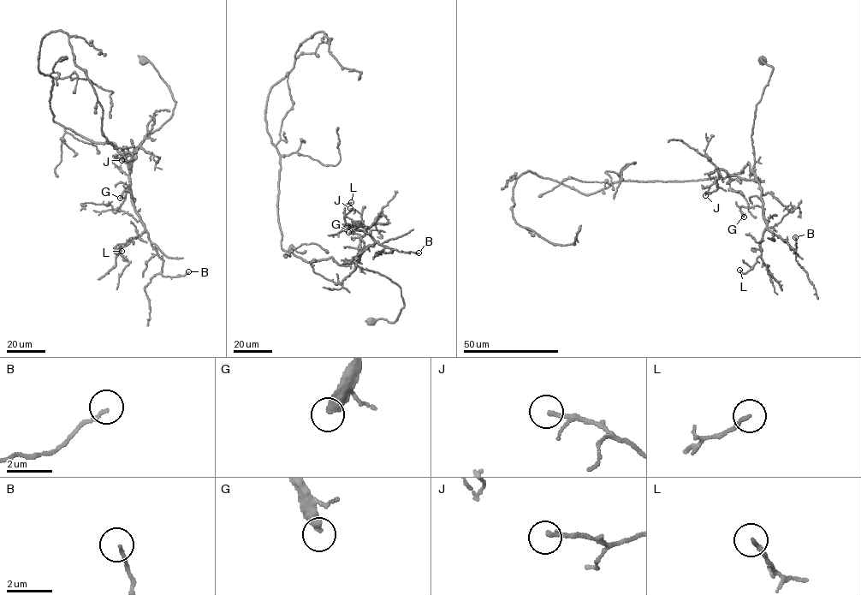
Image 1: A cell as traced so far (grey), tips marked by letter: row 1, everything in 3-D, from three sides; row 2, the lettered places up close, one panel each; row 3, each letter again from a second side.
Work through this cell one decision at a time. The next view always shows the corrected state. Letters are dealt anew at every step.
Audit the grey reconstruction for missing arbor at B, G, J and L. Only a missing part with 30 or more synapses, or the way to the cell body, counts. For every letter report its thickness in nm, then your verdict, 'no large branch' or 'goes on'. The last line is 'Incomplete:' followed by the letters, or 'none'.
B: calibre 140 nm; no large branch
G: calibre 420 nm; no large branch
J: calibre 120 nm; no large branch
L: calibre 160 nm; no large branch
Incomplete: none

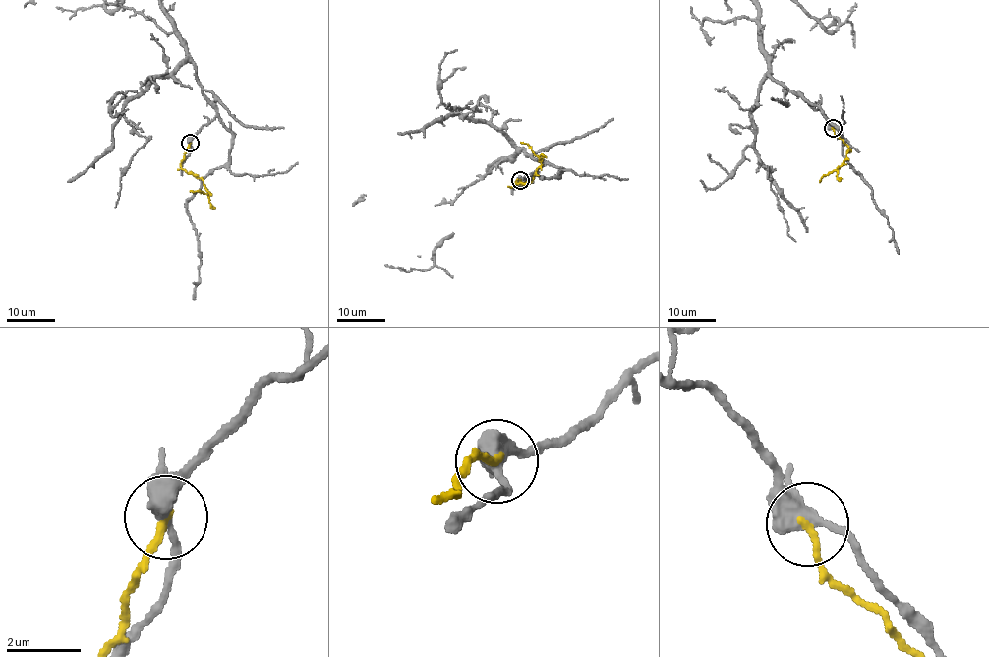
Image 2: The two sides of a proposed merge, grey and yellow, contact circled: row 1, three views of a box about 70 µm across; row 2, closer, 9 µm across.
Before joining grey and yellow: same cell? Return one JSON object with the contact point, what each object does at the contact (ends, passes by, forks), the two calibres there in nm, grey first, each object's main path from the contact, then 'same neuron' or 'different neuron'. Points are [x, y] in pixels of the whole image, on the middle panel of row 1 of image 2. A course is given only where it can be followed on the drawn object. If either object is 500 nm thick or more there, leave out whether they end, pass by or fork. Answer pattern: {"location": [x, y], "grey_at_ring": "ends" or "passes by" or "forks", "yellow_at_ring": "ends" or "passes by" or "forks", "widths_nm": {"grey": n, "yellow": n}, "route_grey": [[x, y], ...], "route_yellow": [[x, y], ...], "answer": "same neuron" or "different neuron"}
{"location": [520, 180], "grey_at_ring": "forks", "yellow_at_ring": "ends", "widths_nm": {"grey": 400, "yellow": 180}, "route_yellow": [[520, 181], [511, 186], [530, 182], [541, 164], [531, 149], [520, 142]], "answer": "different neuron"}

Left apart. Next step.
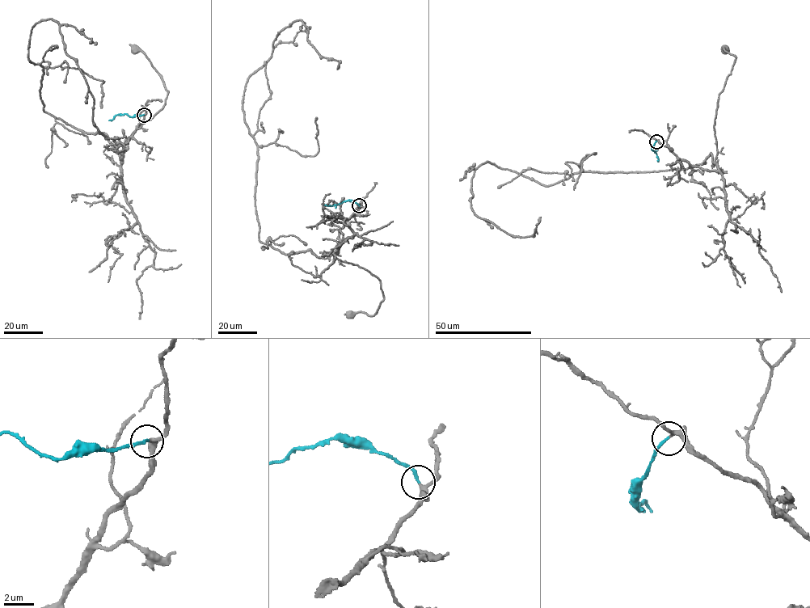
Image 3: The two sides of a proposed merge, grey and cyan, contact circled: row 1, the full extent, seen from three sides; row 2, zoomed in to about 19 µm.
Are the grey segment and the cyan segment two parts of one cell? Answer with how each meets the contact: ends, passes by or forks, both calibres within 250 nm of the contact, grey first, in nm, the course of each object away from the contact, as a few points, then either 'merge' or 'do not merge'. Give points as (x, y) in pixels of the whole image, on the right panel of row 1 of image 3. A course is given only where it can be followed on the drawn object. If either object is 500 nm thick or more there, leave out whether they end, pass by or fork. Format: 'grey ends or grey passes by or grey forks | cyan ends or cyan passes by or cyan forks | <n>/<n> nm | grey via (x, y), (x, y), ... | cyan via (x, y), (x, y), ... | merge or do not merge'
grey forks | cyan ends | 200/190 nm | grey via (656, 141), (692, 166), (718, 170), (714, 128), (717, 102), (736, 58), (724, 49) | cyan via (656, 141), (652, 150), (658, 162) | merge

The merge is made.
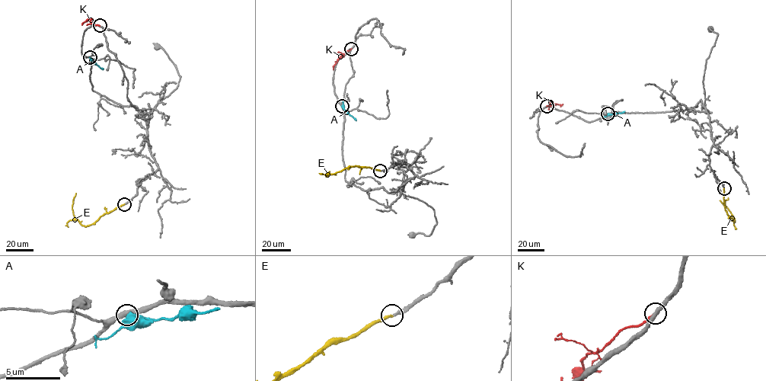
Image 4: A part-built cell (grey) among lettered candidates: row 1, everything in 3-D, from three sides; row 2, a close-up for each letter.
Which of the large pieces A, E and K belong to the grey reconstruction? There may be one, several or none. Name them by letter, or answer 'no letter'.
E

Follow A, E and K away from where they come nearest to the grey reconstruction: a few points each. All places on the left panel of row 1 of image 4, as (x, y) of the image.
A: (90, 58), (103, 68)
E: (124, 204), (104, 213), (94, 223), (84, 226), (75, 218), (73, 213), (72, 205), (76, 193)
K: (99, 26), (88, 18), (82, 23)

